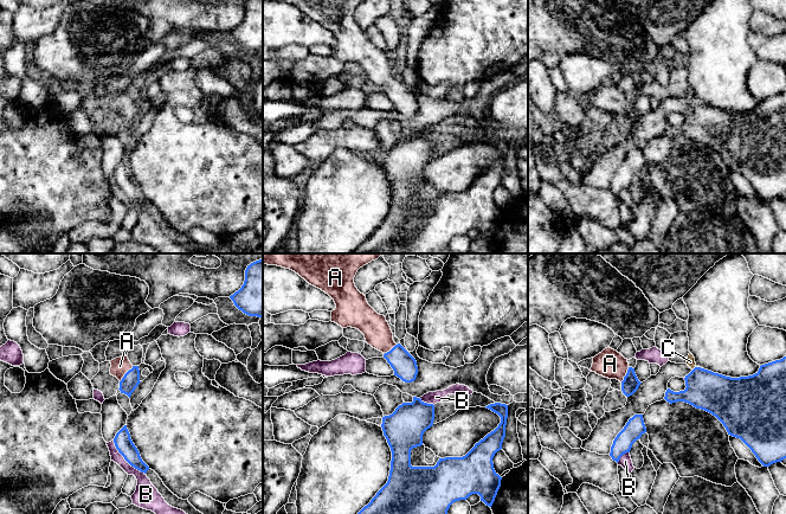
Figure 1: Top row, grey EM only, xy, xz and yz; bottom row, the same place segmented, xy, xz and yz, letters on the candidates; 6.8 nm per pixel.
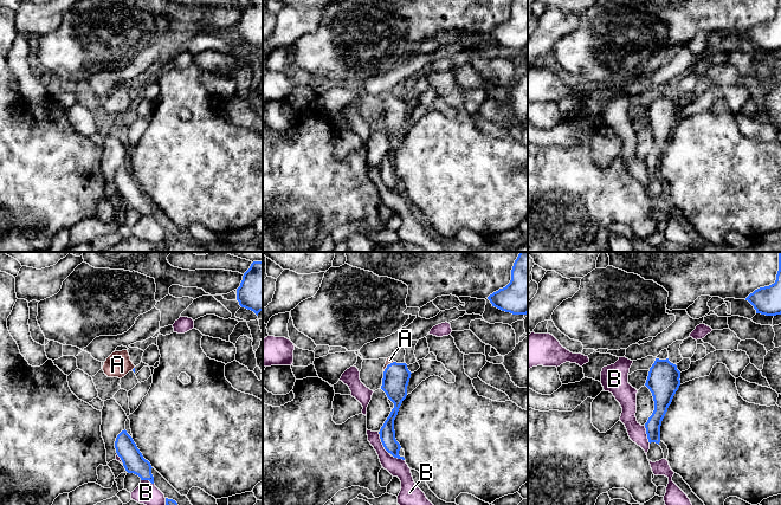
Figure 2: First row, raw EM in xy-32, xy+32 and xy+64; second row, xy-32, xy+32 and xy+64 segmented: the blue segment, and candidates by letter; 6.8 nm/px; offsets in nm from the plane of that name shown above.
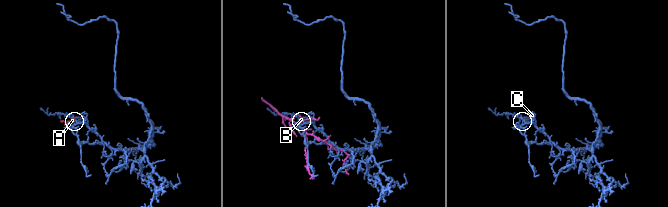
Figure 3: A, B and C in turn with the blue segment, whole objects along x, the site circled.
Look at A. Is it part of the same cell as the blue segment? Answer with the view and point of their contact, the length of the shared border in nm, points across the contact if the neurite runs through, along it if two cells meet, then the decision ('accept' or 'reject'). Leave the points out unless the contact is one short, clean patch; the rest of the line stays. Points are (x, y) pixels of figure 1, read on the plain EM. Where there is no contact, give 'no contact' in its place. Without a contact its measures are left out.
meets blue in xy at (124, 109); contact 140 nm long; runs through xy (130, 115), (124, 109), (120, 101); accept

